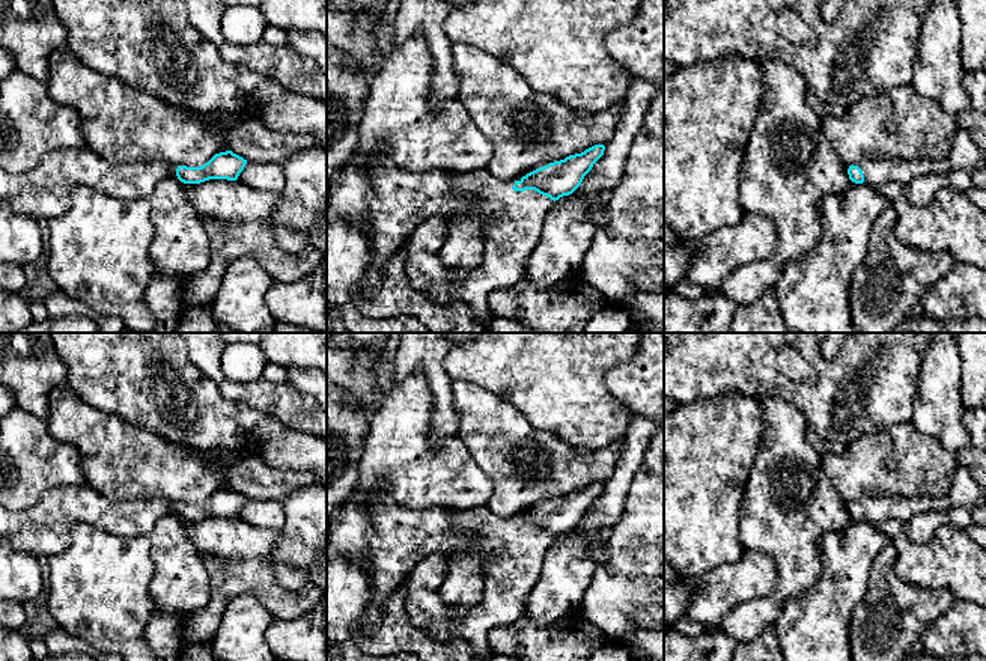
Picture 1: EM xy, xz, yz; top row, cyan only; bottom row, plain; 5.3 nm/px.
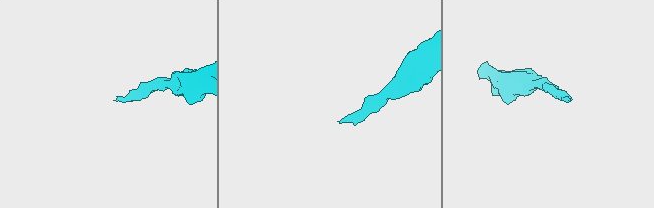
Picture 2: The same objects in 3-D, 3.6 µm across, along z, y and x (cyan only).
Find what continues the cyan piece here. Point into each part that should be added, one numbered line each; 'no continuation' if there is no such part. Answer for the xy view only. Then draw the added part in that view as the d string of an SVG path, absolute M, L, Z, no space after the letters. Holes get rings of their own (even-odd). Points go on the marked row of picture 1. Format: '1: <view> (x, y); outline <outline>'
1: xy (44, 191); outline M62 148L45 154L26 173L0 170L0 203L48 221L71 208L75 187L87 185L116 199L149 199L163 179L179 181L178 166L164 161L113 166L89 148Z

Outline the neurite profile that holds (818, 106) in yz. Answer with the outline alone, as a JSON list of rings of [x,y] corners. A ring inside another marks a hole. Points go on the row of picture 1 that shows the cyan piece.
[[[807,90],[807,104],[820,117],[843,117],[846,108],[823,102],[813,90]]]

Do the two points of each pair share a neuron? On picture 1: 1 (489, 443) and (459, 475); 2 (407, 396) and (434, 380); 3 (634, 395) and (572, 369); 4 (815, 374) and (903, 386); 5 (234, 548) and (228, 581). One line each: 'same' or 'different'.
1: different
2: different
3: different
4: same
5: different

